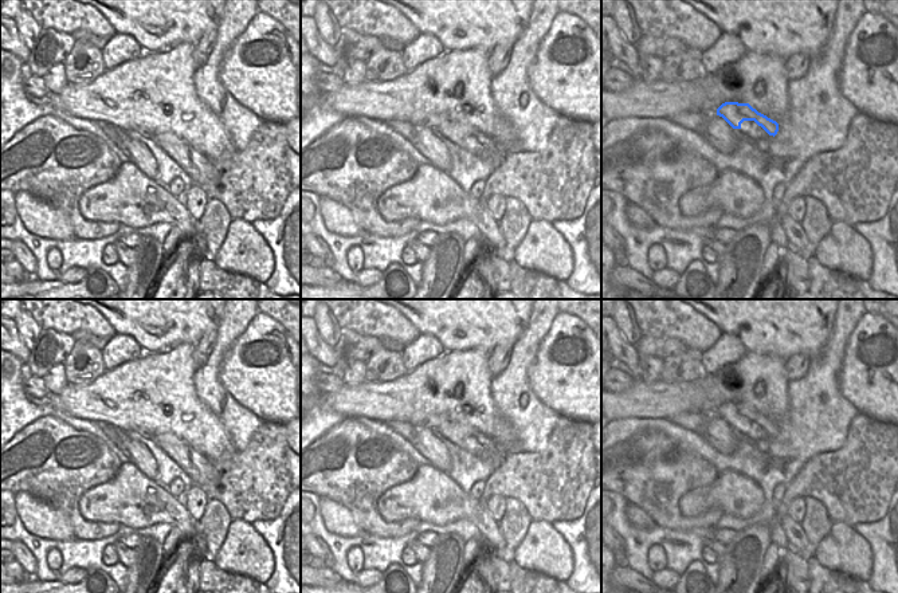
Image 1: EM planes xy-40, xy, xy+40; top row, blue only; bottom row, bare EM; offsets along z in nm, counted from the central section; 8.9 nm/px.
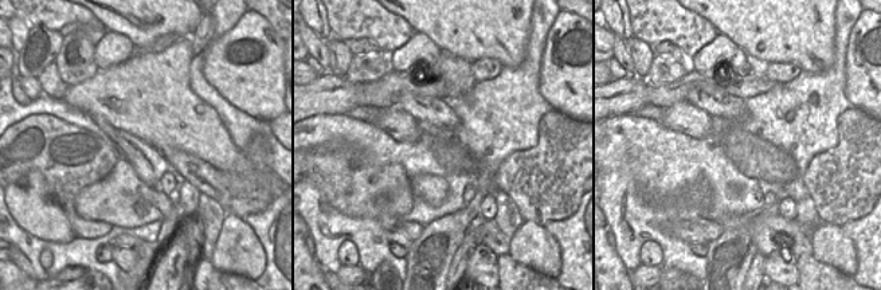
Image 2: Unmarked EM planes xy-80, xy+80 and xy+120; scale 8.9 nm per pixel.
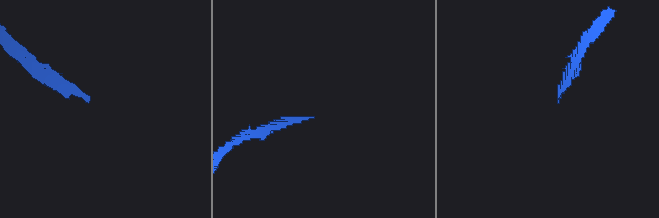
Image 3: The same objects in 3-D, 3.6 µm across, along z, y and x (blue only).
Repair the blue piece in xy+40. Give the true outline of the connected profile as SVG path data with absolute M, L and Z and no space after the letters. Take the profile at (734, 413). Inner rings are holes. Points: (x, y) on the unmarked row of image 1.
M725 402L717 409L717 416L722 417L737 433L754 441L769 441L779 432L779 424L758 413L749 404Z

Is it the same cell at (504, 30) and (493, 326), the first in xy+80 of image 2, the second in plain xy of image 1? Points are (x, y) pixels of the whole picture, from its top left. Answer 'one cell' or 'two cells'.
one cell

